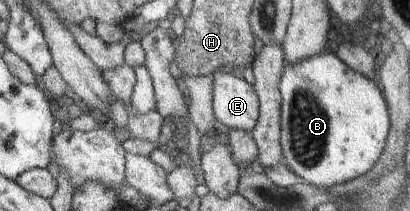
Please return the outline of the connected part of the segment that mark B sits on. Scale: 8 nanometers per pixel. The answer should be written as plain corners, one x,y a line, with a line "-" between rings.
323,52
285,65
280,78
280,93
280,145
284,163
304,181
314,187
328,189
350,183
366,175
376,165
390,133
390,117
380,85
374,80
352,71
337,55

